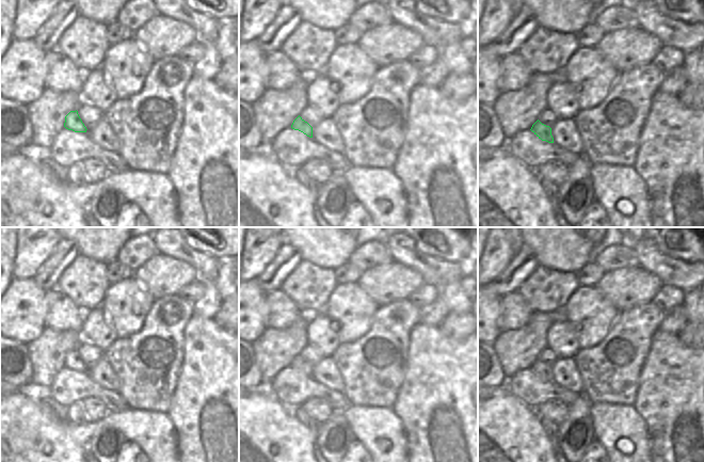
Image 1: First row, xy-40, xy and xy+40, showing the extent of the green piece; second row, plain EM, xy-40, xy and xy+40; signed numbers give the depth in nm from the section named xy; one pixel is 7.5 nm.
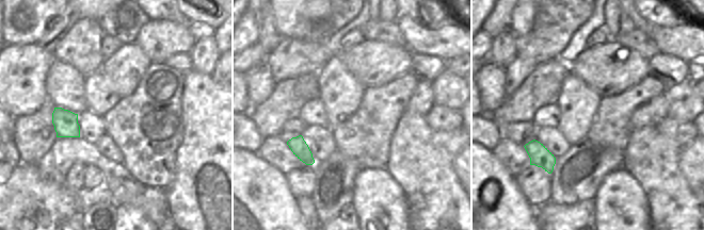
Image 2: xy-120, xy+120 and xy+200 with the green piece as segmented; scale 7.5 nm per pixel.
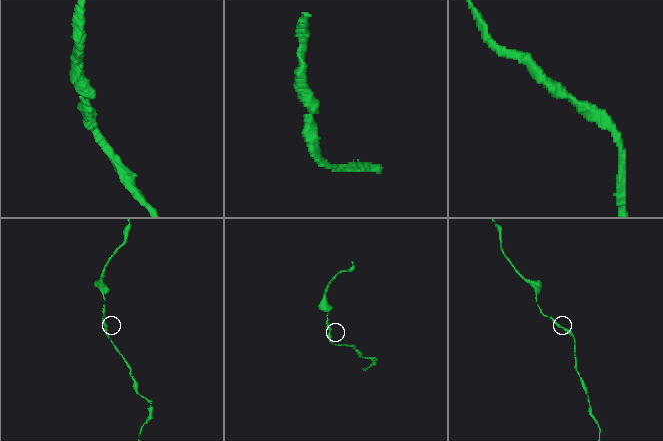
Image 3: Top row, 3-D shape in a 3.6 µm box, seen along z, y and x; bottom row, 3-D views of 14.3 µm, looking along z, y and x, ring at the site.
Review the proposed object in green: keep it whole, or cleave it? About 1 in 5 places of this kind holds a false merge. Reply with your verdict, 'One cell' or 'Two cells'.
One cell.

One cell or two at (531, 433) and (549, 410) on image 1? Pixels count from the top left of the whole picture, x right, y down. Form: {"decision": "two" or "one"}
{"decision": "two"}

